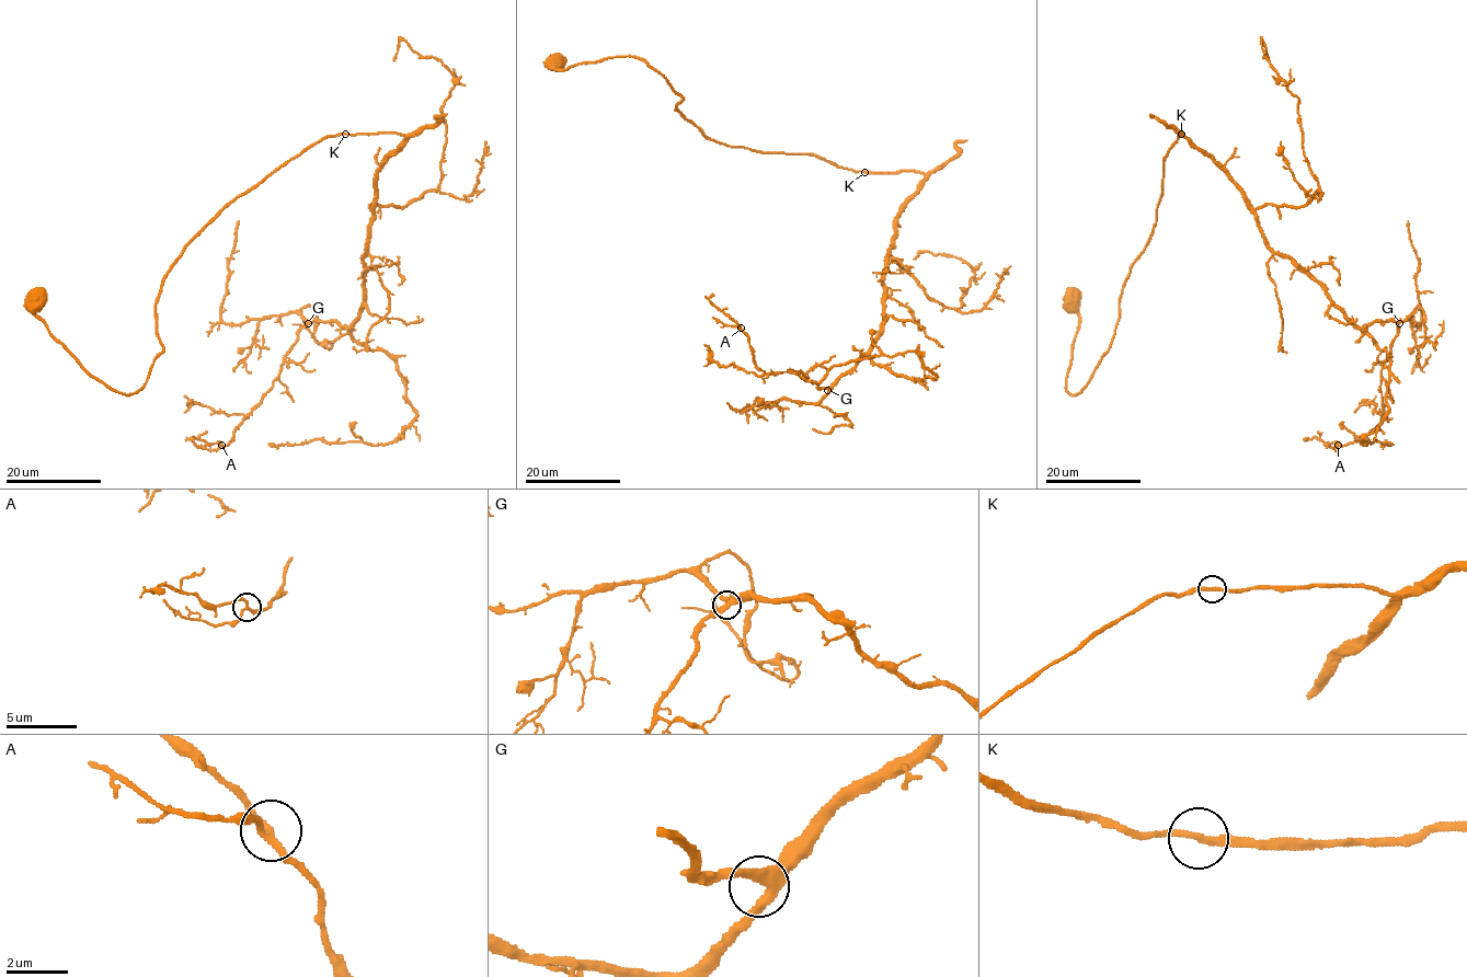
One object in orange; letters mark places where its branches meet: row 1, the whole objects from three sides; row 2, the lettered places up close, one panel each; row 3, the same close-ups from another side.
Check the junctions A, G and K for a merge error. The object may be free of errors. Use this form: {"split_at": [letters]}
{"split_at": []}

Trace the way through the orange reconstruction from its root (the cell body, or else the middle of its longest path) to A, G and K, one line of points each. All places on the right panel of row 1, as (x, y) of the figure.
A: (1073, 298), (1077, 394), (1183, 134), (1349, 319), (1397, 323), (1380, 423), (1338, 445)
G: (1073, 298), (1065, 389), (1077, 394), (1114, 336), (1181, 133), (1241, 191), (1265, 242), (1349, 319), (1399, 323)
K: (1073, 298), (1078, 330), (1065, 389), (1077, 394), (1114, 336), (1122, 285), (1156, 222), (1162, 160), (1182, 134)

